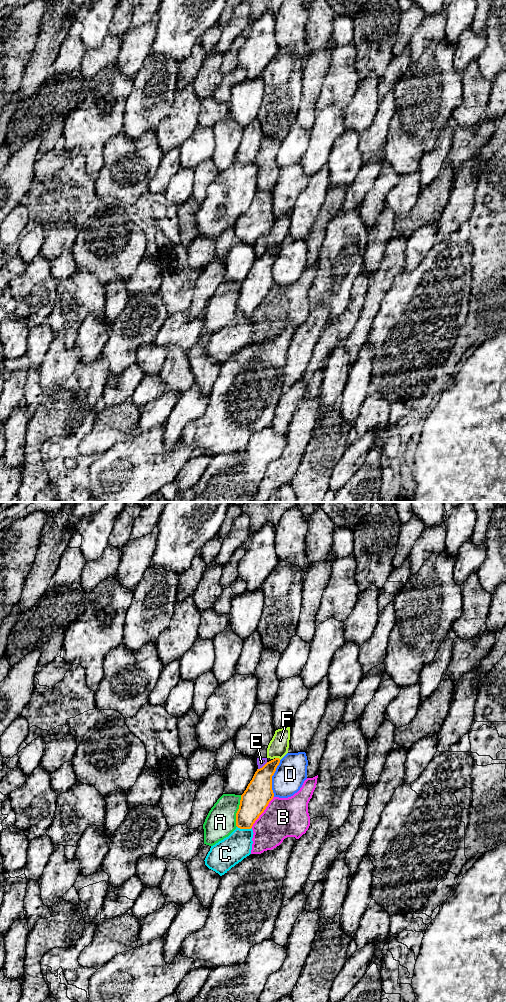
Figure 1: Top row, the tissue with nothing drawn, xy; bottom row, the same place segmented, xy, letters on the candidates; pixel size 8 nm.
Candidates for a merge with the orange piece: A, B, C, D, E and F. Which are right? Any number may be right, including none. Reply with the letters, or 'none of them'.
none of them

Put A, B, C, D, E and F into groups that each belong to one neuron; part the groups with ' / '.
A / B / C / D / E F

